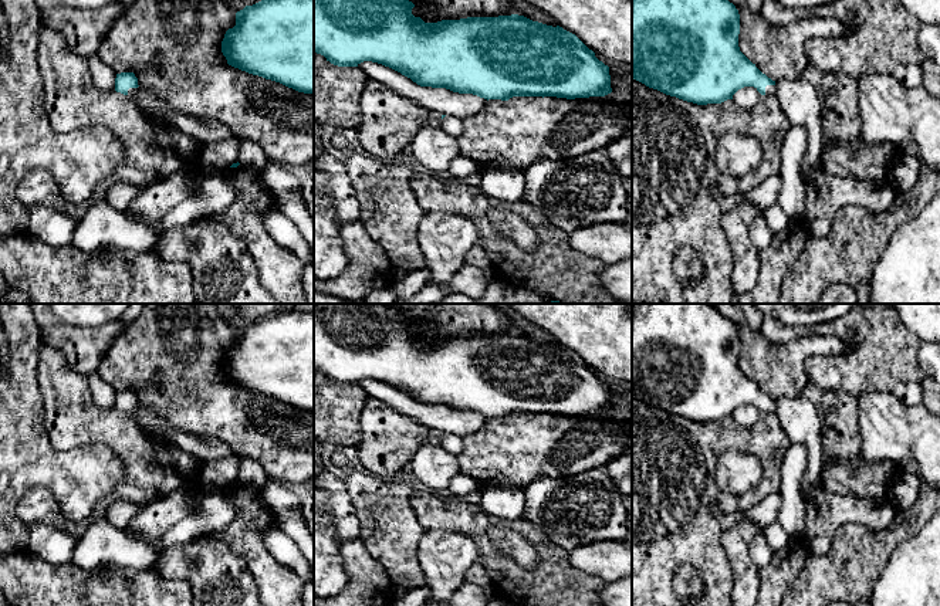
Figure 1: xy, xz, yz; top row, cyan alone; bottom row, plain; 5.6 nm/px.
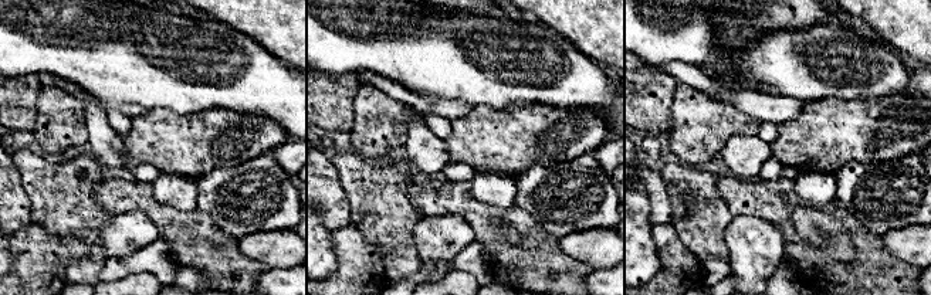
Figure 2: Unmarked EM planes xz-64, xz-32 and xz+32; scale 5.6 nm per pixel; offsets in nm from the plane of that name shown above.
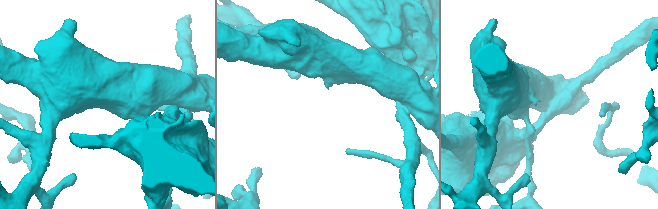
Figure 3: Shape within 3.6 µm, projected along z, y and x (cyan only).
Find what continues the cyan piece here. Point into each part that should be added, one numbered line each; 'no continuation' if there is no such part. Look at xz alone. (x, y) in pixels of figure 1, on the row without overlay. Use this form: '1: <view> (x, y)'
1: xz (452, 443)

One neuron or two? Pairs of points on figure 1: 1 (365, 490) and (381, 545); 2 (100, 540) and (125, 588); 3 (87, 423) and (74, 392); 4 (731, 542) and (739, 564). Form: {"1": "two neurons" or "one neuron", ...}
{"1": "one neuron", "2": "two neurons", "3": "one neuron", "4": "one neuron"}

